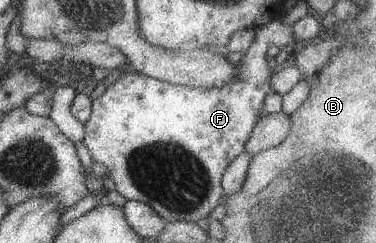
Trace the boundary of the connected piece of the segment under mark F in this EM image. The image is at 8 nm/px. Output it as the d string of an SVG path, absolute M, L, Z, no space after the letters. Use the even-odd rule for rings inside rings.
M279 19L271 23L262 21L255 28L249 48L235 67L234 79L220 87L191 88L182 84L169 84L136 71L121 73L118 79L109 79L100 97L91 100L89 118L83 124L83 144L93 160L102 163L106 175L114 182L114 189L126 200L149 205L167 222L176 220L195 222L209 217L213 209L223 203L221 175L228 164L243 152L255 123L261 119L266 94L271 90L271 72L266 62L270 46L295 46L291 25Z

